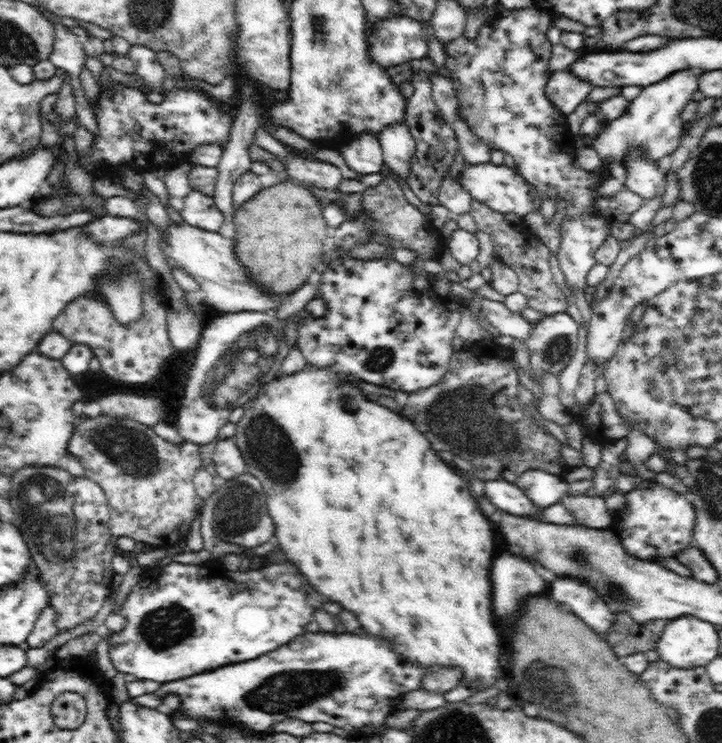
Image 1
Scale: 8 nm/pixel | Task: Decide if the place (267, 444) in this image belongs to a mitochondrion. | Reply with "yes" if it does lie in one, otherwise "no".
yes

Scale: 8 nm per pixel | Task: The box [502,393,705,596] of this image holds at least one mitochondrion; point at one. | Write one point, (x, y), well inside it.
(580, 555)

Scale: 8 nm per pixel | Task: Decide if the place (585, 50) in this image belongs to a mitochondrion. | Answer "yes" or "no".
no

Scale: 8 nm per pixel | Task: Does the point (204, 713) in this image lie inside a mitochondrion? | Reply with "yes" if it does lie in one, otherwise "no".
no

